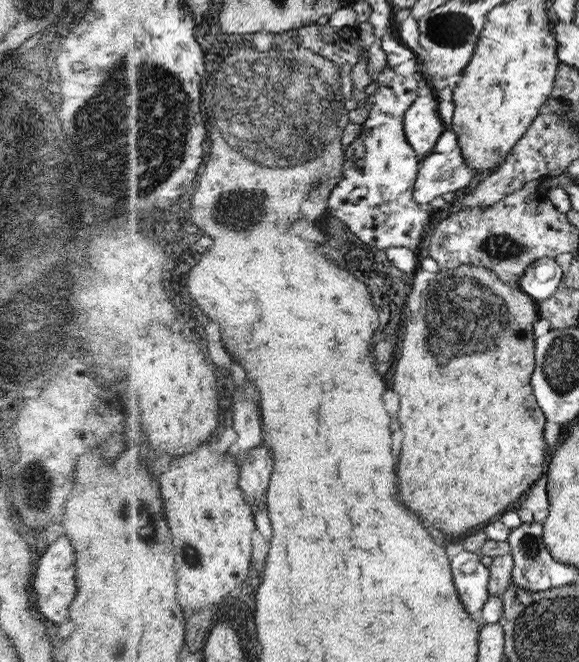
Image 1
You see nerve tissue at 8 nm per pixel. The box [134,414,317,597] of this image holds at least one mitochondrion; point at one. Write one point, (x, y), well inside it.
(194, 555)

